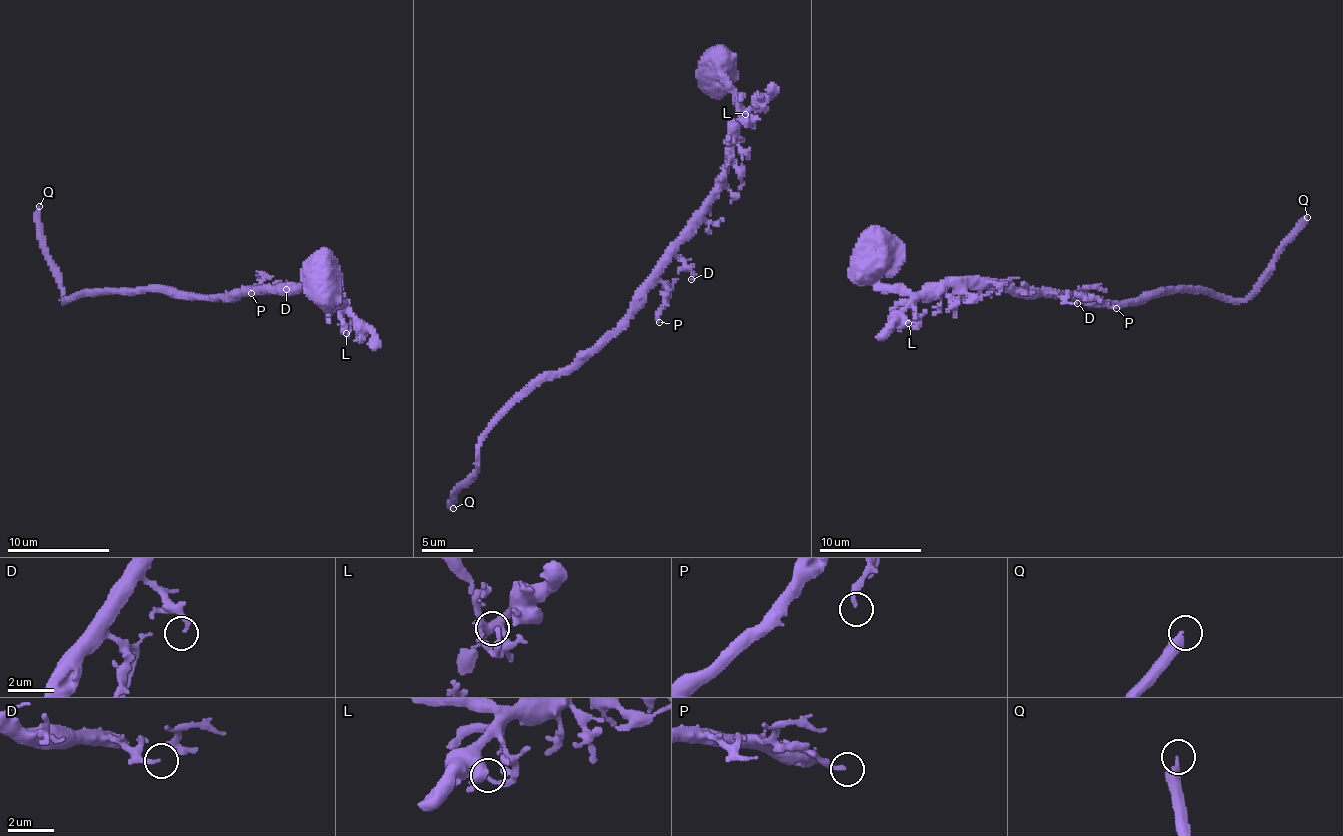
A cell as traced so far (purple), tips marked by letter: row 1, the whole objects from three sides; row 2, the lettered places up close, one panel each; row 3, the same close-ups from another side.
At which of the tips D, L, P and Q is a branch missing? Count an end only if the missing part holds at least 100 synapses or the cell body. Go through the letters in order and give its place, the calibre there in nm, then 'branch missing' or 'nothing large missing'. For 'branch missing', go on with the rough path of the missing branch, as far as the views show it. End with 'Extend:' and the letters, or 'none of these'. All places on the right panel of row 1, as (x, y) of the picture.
D: at (1077, 303); 190 nm thick; nothing large missing
L: at (908, 323); 240 nm thick; nothing large missing
P: at (1116, 308); 180 nm thick; nothing large missing
Q: at (1307, 217); 280 nm thick; branch missing
Extend: Q

